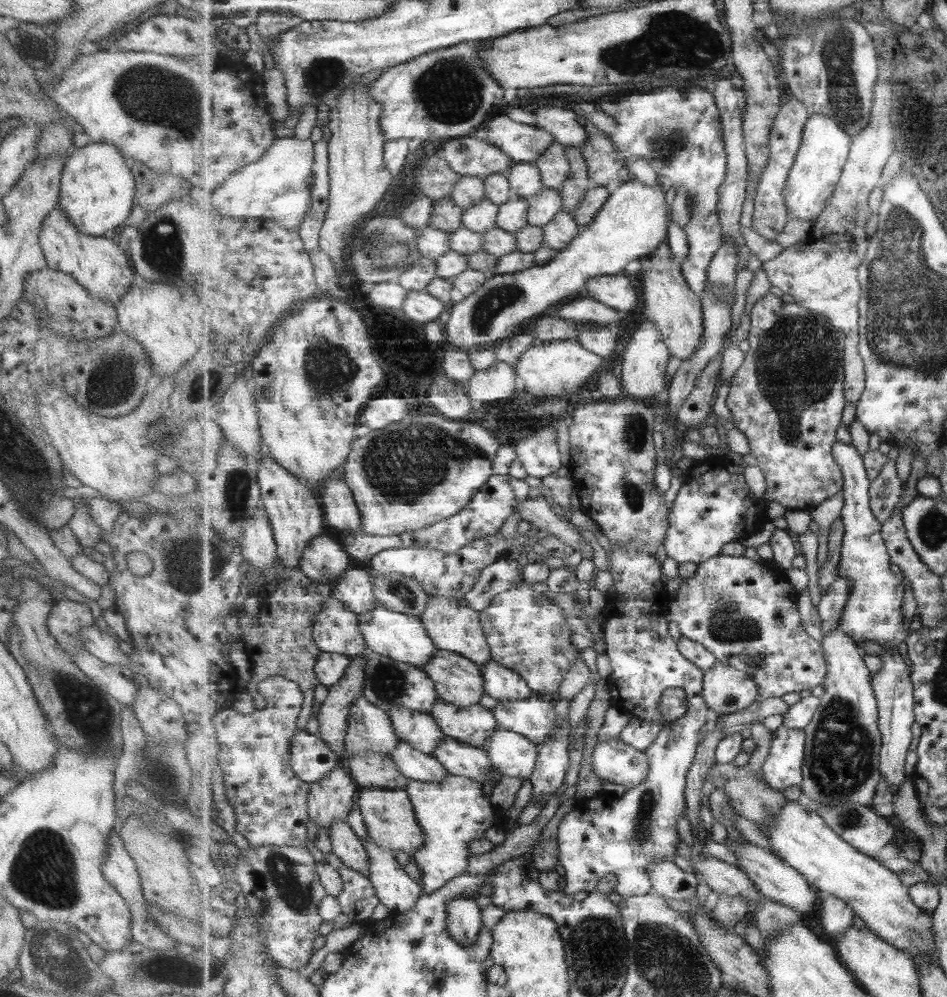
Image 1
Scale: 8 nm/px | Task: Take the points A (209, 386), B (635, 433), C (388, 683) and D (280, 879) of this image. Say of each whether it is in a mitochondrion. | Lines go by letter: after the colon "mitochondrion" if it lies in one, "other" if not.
A: mitochondrion
B: mitochondrion
C: mitochondrion
D: mitochondrion

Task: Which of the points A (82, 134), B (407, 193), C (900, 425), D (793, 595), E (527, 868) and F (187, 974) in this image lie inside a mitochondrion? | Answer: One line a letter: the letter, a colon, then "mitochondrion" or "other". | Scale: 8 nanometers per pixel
A: other
B: other
C: other
D: other
E: other
F: mitochondrion

